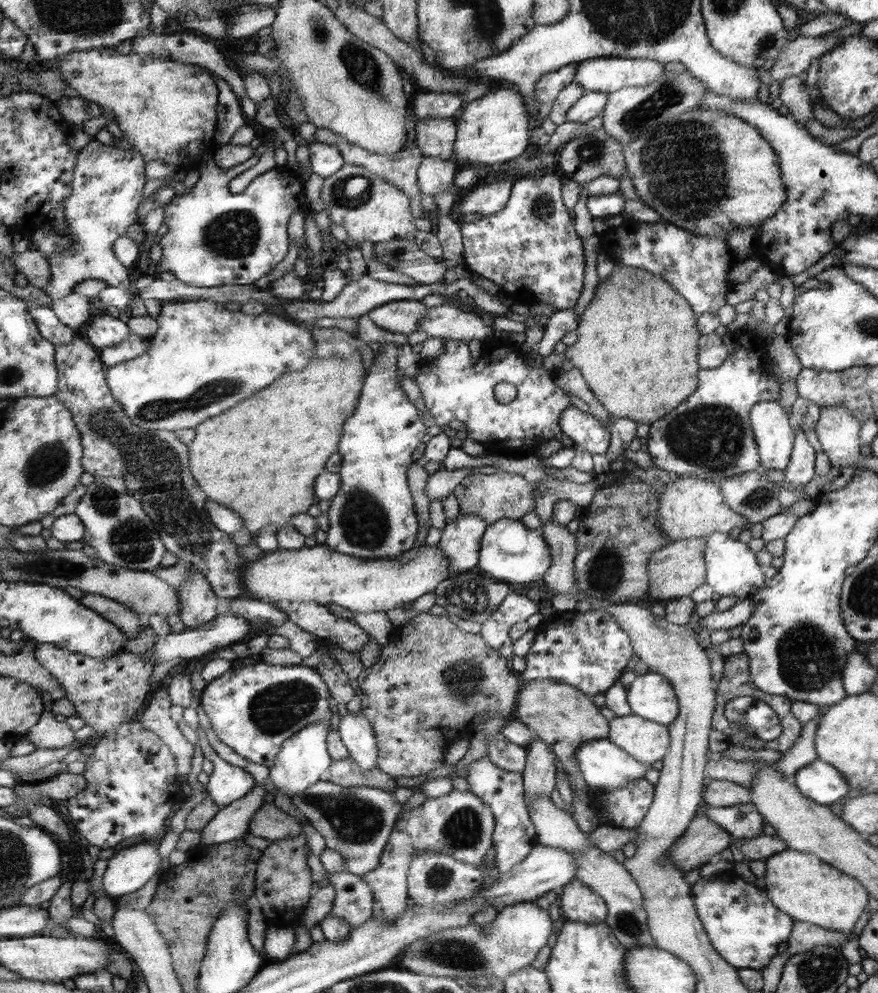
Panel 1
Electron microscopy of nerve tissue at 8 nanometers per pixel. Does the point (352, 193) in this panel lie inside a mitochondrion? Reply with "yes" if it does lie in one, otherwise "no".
yes

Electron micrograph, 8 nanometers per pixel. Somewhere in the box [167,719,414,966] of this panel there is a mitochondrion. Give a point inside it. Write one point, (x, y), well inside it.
(354, 818)

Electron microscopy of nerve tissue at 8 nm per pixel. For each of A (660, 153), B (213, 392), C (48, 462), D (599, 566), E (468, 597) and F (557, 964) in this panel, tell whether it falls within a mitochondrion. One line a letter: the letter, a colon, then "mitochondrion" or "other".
A: mitochondrion
B: mitochondrion
C: mitochondrion
D: mitochondrion
E: mitochondrion
F: other

